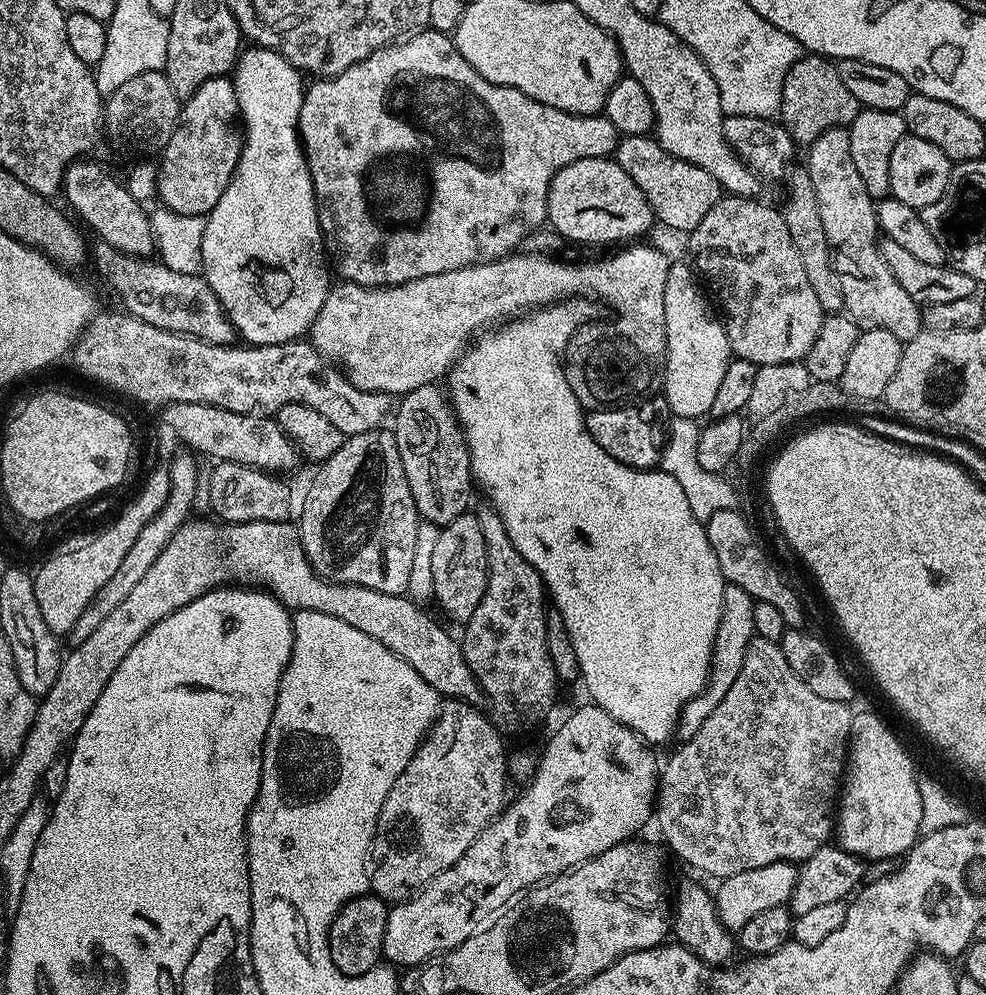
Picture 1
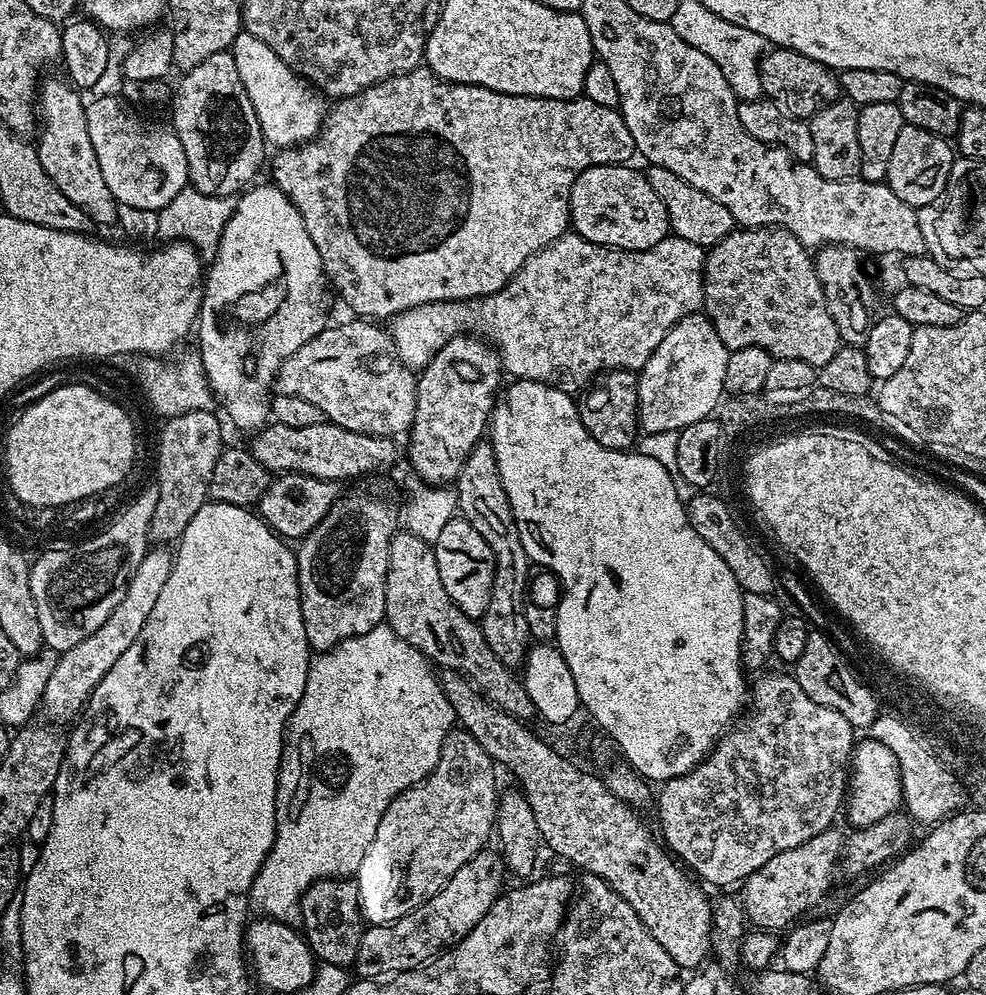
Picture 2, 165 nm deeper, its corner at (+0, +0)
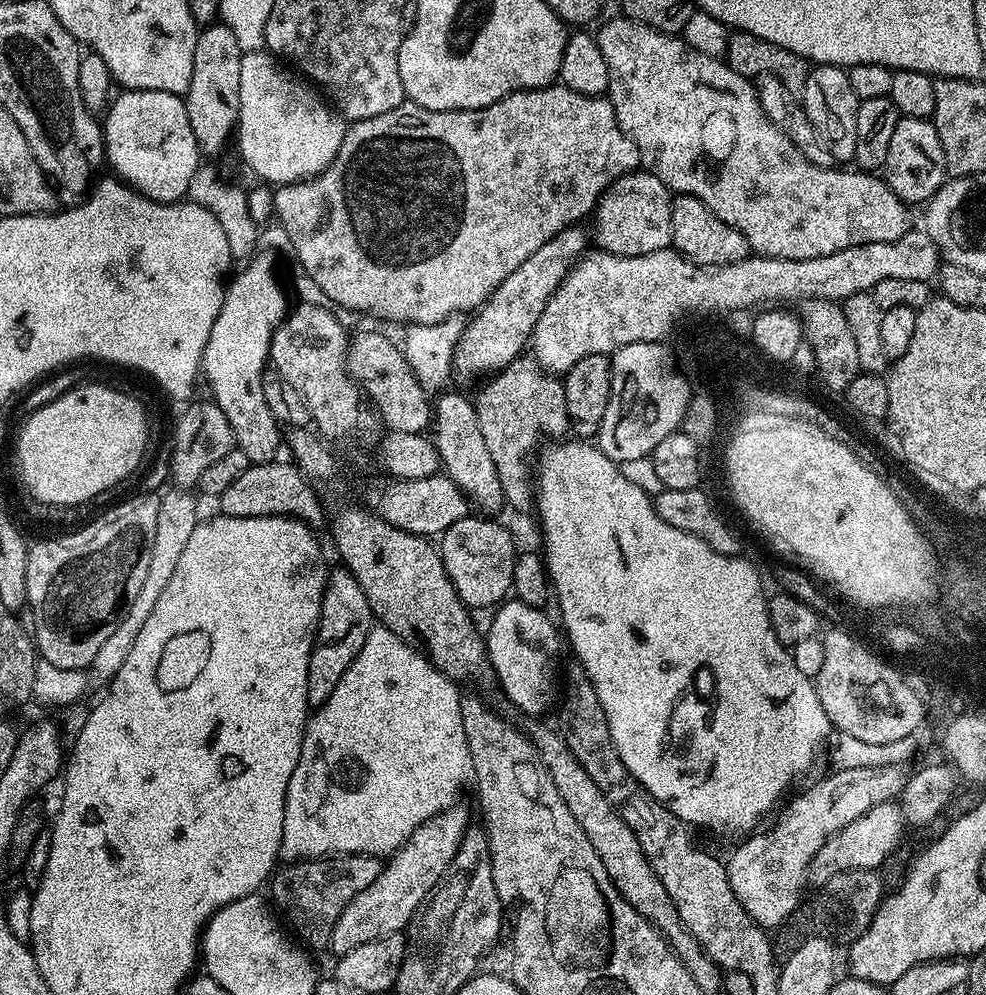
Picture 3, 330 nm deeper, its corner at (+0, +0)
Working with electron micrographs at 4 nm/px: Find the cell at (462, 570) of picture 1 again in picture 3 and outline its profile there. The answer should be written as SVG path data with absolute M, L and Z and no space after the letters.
M470 514L454 522L454 526L444 531L443 536L439 537L438 547L442 562L446 566L446 574L461 602L467 604L469 609L491 609L512 592L518 547L516 548L515 542L512 541L511 534L496 521L496 518Z

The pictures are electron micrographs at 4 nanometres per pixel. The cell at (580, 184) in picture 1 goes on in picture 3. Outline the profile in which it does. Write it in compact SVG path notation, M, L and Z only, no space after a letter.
M647 170L620 176L600 195L600 201L596 203L595 247L615 256L641 256L669 247L672 242L672 197L673 193L667 186Z

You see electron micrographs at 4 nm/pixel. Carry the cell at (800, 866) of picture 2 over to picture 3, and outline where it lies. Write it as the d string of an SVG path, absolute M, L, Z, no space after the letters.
M895 803L879 804L862 818L854 818L850 826L846 826L838 834L834 834L822 846L808 867L807 883L809 885L823 886L830 878L834 878L840 872L849 872L855 868L873 868L882 863L897 846L902 843L900 836L906 829L906 821Z

